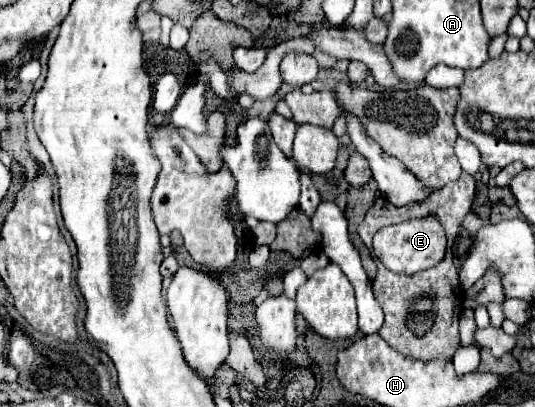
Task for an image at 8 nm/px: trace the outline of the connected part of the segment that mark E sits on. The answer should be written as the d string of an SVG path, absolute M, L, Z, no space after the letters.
M432 216L400 222L396 226L386 226L374 236L374 252L376 252L378 260L392 272L414 274L414 272L432 268L444 258L444 250L446 250L444 230L442 230L440 222Z

